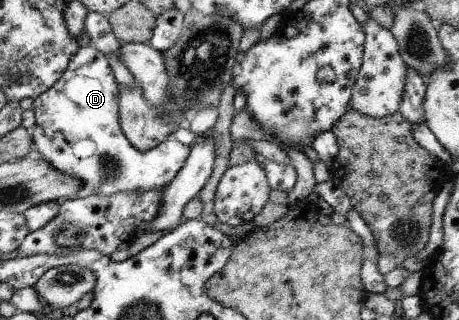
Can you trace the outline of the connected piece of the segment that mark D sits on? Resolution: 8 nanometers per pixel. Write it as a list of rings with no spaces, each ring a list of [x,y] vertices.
[[[90,44],[78,47],[58,81],[33,99],[34,126],[29,130],[33,146],[56,171],[77,179],[80,187],[94,188],[93,194],[166,188],[184,165],[189,146],[167,138],[147,152],[134,150],[119,126],[118,96],[106,56]]]

